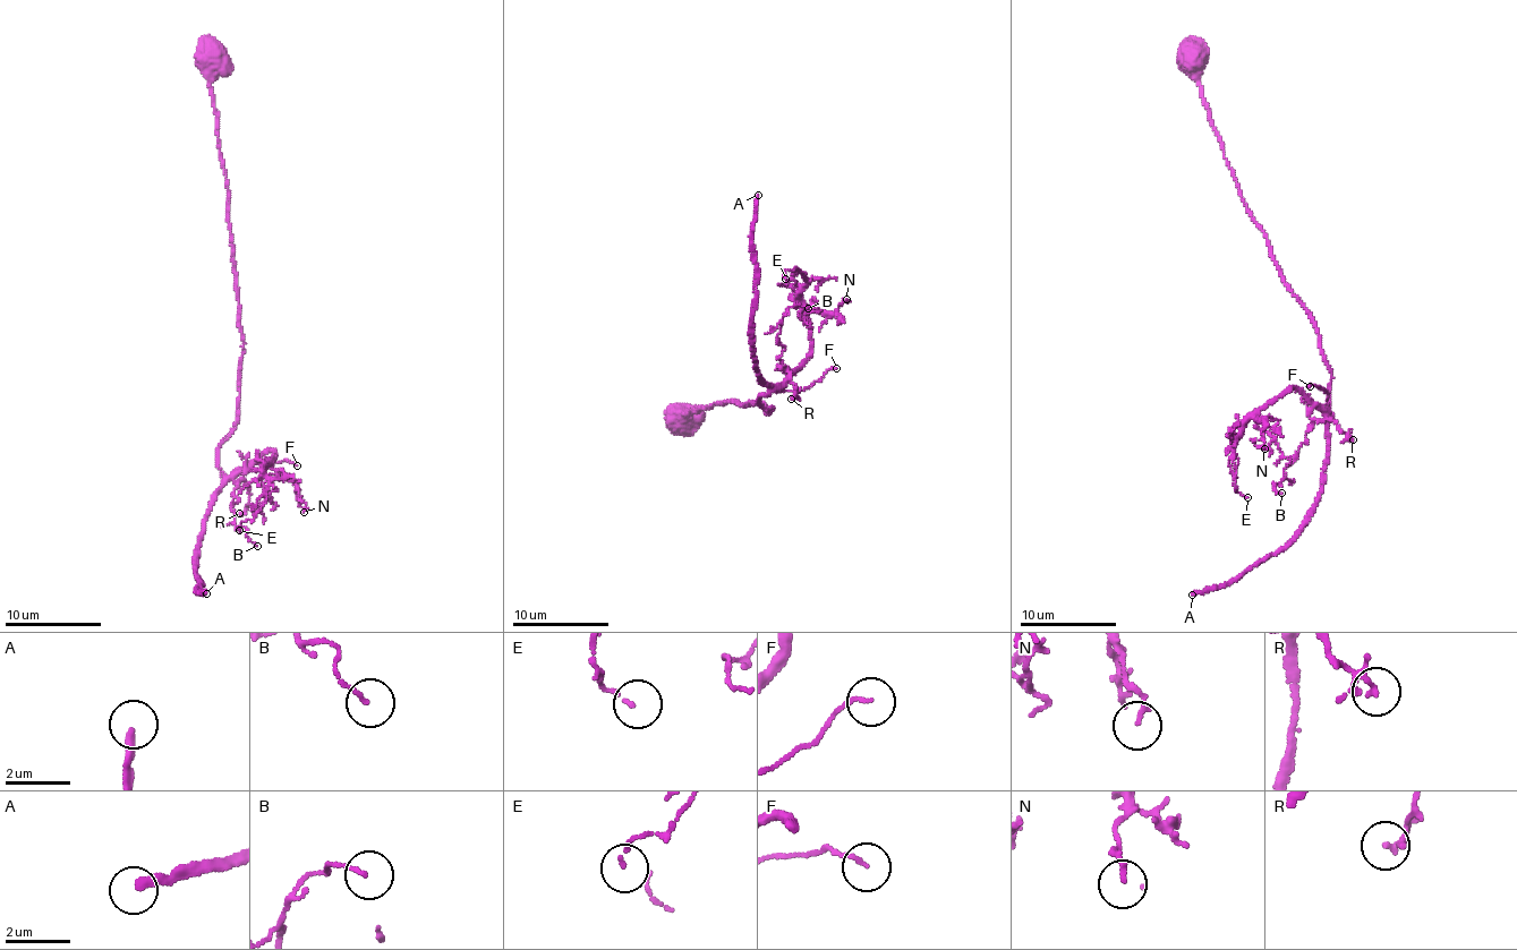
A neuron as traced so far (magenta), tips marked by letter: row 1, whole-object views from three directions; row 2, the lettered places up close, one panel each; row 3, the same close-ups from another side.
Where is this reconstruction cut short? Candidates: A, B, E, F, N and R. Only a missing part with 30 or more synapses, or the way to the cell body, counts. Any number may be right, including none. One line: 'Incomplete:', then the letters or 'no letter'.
Incomplete: A

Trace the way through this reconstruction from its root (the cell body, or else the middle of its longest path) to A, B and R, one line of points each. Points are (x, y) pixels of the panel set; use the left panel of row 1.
A: (209, 61), (244, 342), (239, 414), (219, 450), (223, 486), (197, 559), (196, 588), (206, 593)
B: (209, 61), (244, 342), (239, 414), (219, 450), (219, 469), (231, 477), (247, 470), (231, 510), (257, 546)
R: (209, 61), (244, 342), (239, 414), (219, 450), (219, 469), (231, 477), (247, 470), (248, 503), (239, 513)

